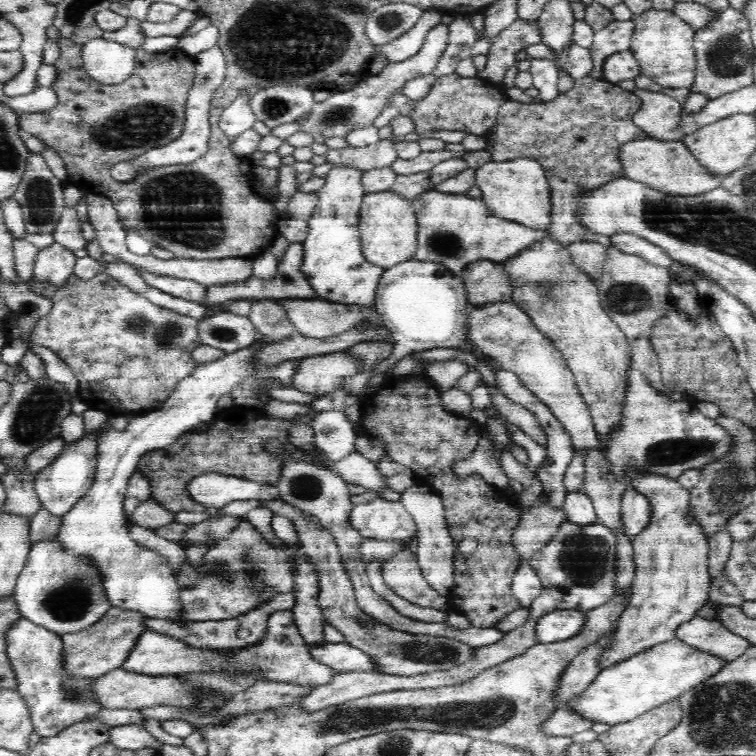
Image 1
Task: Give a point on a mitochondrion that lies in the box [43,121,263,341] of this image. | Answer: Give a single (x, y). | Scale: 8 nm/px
(175, 207)

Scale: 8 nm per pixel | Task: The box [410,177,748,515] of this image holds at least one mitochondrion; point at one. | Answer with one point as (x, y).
(670, 451)

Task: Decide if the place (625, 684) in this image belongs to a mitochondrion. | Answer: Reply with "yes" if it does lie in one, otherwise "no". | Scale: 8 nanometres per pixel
no

